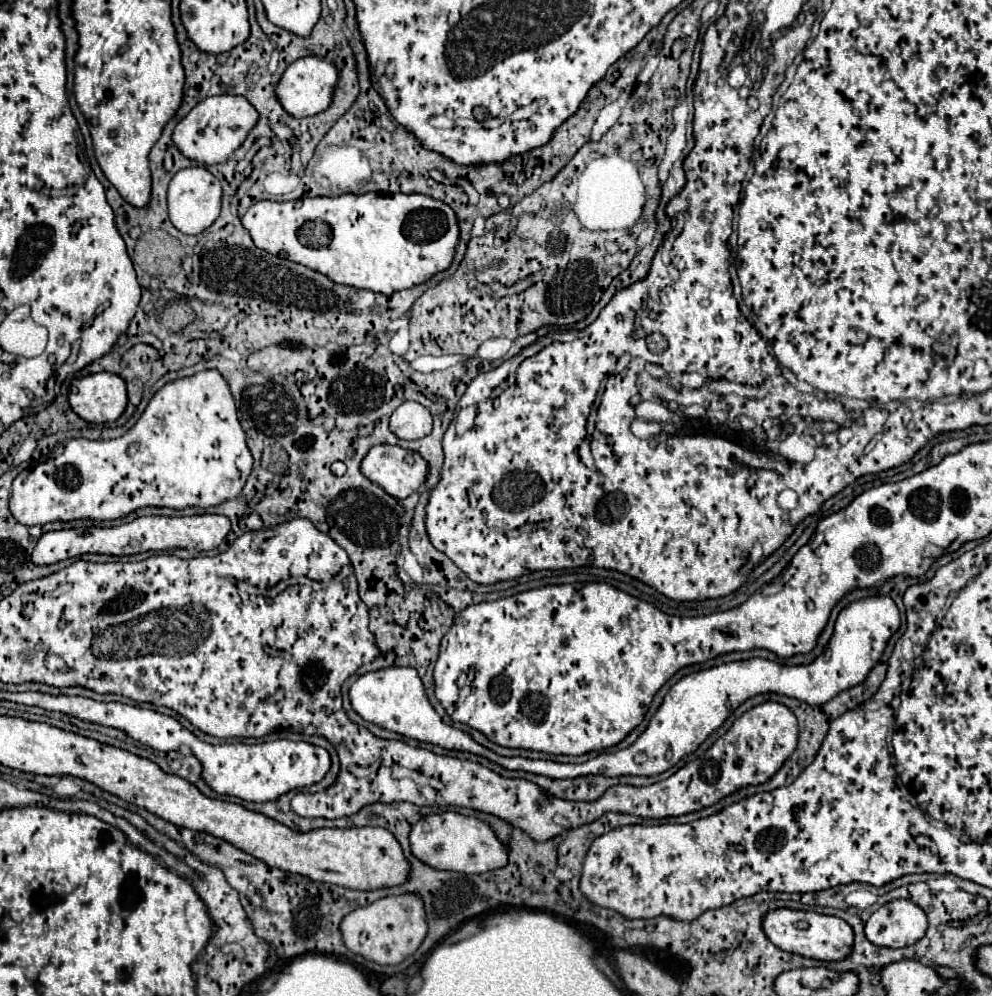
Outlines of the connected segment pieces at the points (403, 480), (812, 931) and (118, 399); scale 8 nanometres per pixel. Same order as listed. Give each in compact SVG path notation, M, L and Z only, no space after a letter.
M375 446L361 462L361 474L393 498L405 500L427 476L427 462L401 446Z
M789 908L771 910L763 918L763 932L777 948L815 960L843 960L853 948L851 926L837 916L825 916L817 912L789 910Z
M111 372L89 374L71 382L69 404L73 412L91 424L117 420L127 406L125 382Z

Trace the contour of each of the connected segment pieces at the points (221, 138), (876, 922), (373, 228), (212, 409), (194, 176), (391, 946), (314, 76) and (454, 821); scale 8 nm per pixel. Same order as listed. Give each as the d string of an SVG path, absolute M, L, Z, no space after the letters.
M211 96L201 102L197 102L191 112L175 126L173 130L173 142L179 148L179 152L189 158L203 164L219 164L225 162L247 138L249 130L257 124L257 112L255 108L243 98L243 96Z
M893 900L873 912L865 924L865 936L875 946L903 948L915 944L927 932L925 912L911 900Z
M369 192L359 196L341 194L335 198L315 196L303 198L301 206L297 206L295 202L263 200L255 202L241 218L241 222L251 234L257 248L287 258L291 262L303 264L315 272L321 272L323 276L331 278L337 284L371 290L383 296L391 296L393 292L423 284L433 274L449 268L455 254L455 244L459 240L455 212L447 204L421 194L381 196Z
M203 370L187 378L167 382L137 420L137 424L115 440L87 440L73 438L65 442L63 454L35 468L23 470L13 480L13 492L9 510L25 526L37 526L45 522L67 522L79 518L91 520L115 520L123 518L143 506L165 506L183 510L187 506L217 506L229 498L235 498L251 472L253 456L245 444L245 432L237 420L237 406L227 380L219 370Z
M193 166L179 170L173 180L169 182L169 192L167 192L167 202L169 202L169 220L173 226L183 232L183 234L201 234L219 218L221 210L221 184L219 180L205 168Z
M401 894L401 896L387 896L371 906L363 906L347 914L341 922L343 942L345 946L361 954L367 960L377 964L399 964L407 956L415 954L427 934L427 916L423 898L419 894Z
M307 56L307 58L299 58L287 66L287 70L283 72L283 76L275 88L275 96L279 98L279 104L283 106L283 110L287 110L291 116L305 118L305 116L315 116L317 112L323 112L325 108L329 108L331 92L333 92L335 84L337 84L335 66L317 56Z
M457 812L429 814L411 830L411 854L435 870L455 870L465 874L483 874L507 866L507 844L499 842L495 830L479 818Z

